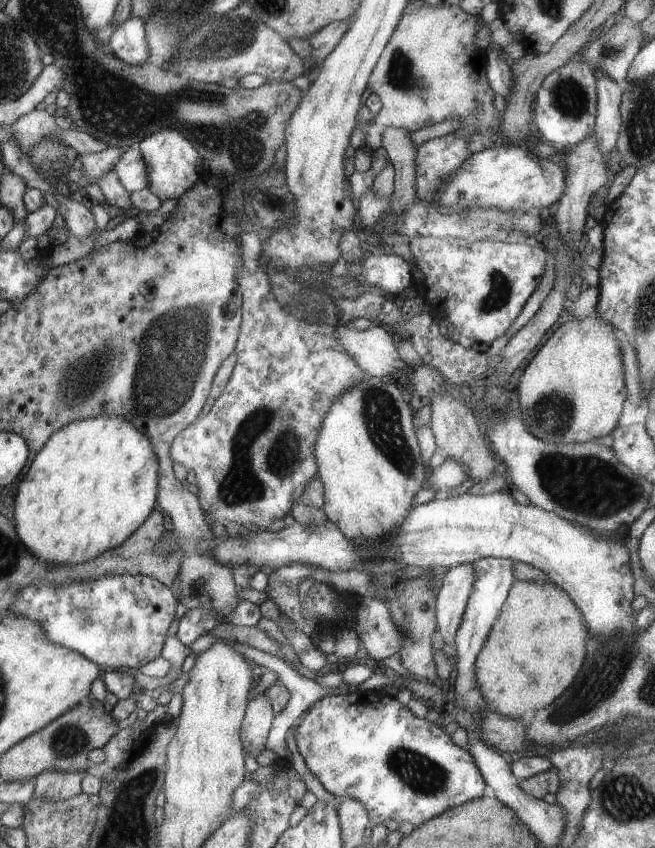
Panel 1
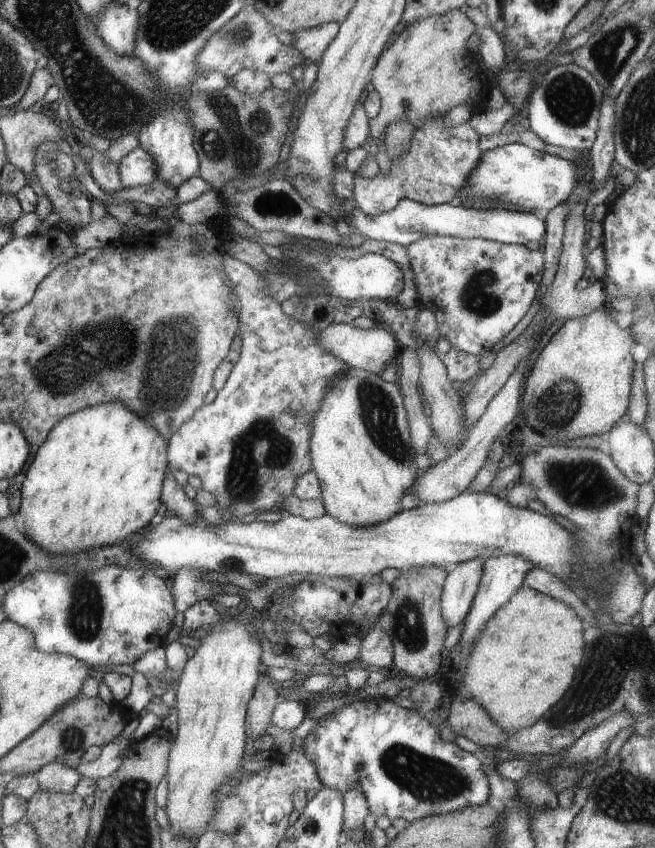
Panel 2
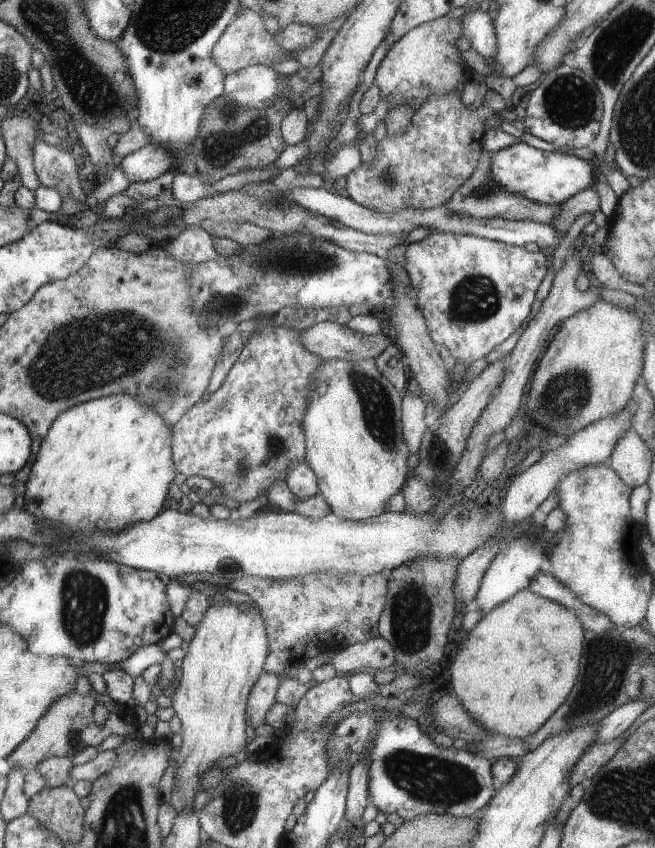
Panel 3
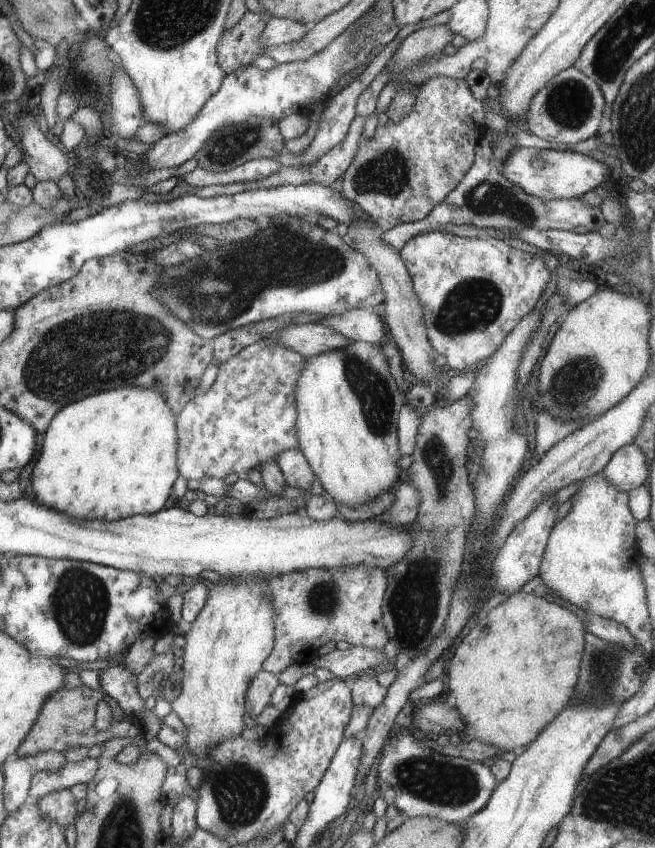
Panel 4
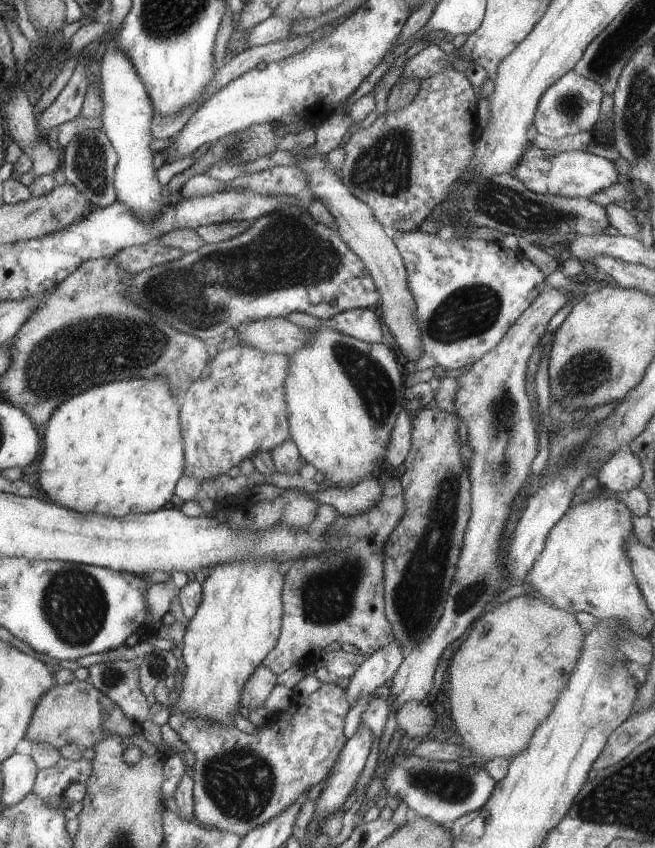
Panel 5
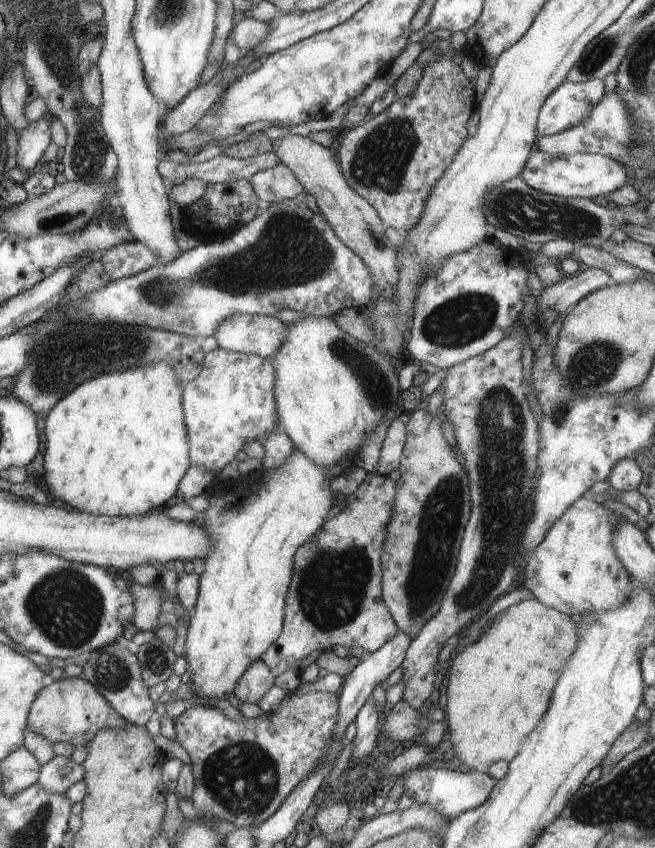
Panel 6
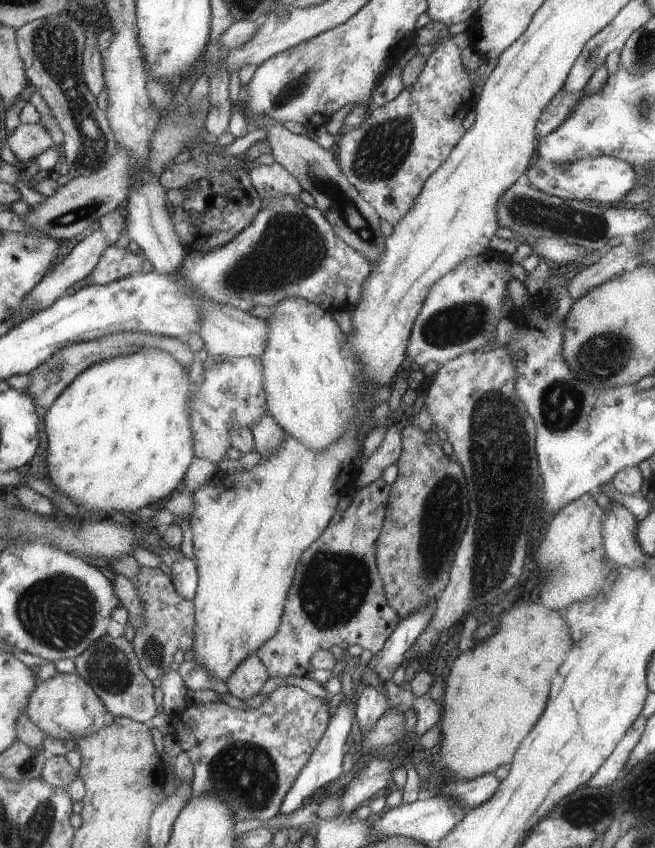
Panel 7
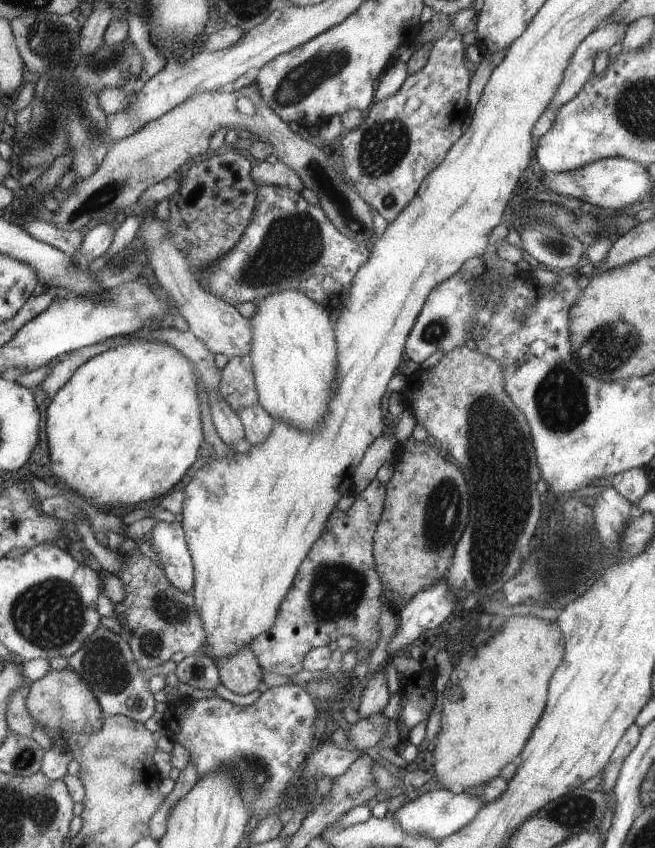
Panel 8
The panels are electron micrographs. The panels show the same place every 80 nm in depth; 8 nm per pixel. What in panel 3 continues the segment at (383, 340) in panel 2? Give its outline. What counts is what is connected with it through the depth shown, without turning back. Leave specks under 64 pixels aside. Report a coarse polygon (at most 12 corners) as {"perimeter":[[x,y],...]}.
{"perimeter":[[330,321],[299,333],[326,360],[377,359],[391,334],[365,335]]}

